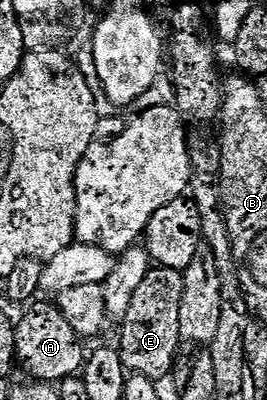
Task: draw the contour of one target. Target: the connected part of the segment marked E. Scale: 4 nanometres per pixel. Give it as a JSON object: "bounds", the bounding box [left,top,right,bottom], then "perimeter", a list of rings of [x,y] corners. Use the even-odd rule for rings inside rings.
{"bounds":[122,265,184,380],"perimeter":[[[157,265],[151,266],[140,289],[132,293],[132,305],[122,327],[122,363],[130,375],[143,375],[155,380],[171,374],[174,361],[180,354],[178,345],[183,342],[180,333],[180,303],[184,293],[183,272]]]}

